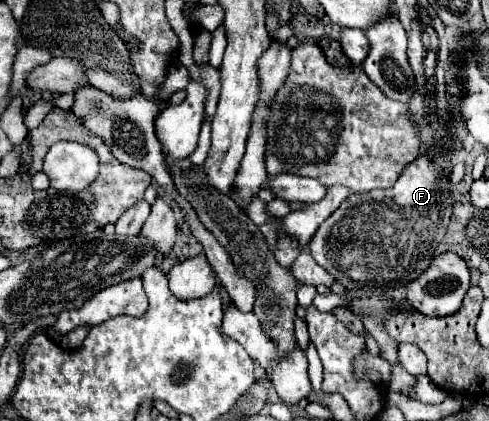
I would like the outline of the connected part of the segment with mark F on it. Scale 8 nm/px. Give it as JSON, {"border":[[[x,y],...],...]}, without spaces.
{"border":[[[420,156],[404,168],[394,188],[350,194],[308,244],[312,258],[348,290],[384,292],[406,286],[430,266],[434,250],[446,234],[452,216],[448,172],[448,164],[434,168]]]}

